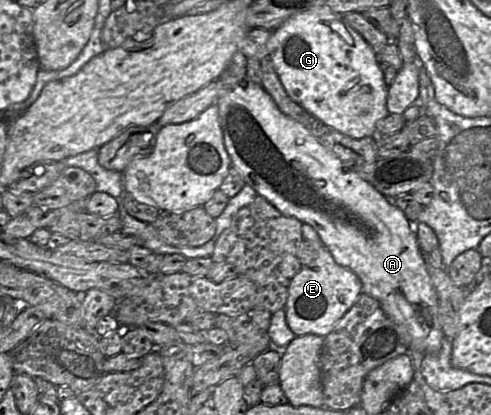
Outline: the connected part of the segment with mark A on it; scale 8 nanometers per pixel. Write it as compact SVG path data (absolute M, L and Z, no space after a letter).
M237 59L218 78L218 80L223 83L223 95L216 101L216 105L219 109L220 125L223 131L225 148L230 156L232 166L239 172L245 183L251 186L258 195L266 198L282 214L295 217L302 223L310 224L317 231L323 245L330 251L335 262L353 271L362 281L363 293L367 293L377 299L385 312L405 331L408 336L410 350L417 350L425 354L438 352L441 349L444 338L439 322L438 296L431 283L426 262L419 247L417 235L413 229L413 223L411 223L395 203L390 200L394 198L386 197L372 184L359 176L357 172L345 169L343 167L343 161L323 146L305 127L282 113L264 88L248 79L244 60L245 59Z

